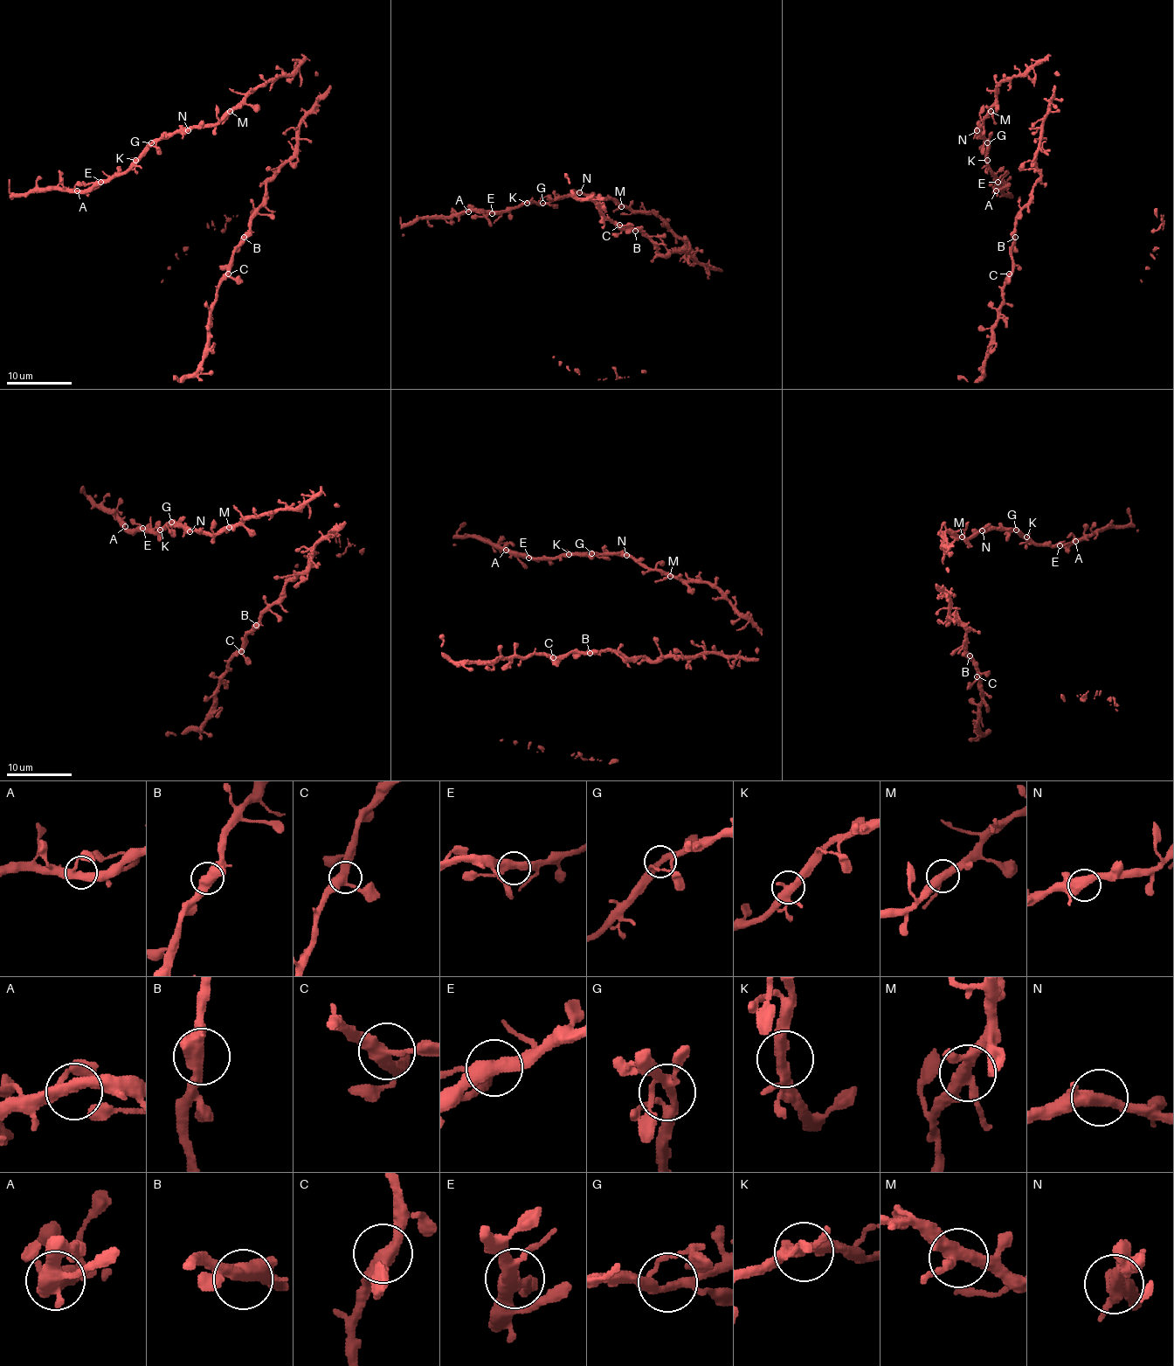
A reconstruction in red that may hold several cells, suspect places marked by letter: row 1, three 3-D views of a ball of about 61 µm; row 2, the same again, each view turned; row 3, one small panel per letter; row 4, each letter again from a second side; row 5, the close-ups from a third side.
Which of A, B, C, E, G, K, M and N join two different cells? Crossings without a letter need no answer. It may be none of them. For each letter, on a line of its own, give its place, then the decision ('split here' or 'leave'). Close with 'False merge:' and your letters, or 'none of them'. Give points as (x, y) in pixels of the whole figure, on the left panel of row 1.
A: place (77, 190); leave
B: place (244, 237); leave
C: place (228, 273); leave
E: place (100, 182); leave
G: place (151, 142); leave
K: place (135, 160); leave
M: place (230, 111); leave
N: place (188, 130); leave
False merge: none of them

